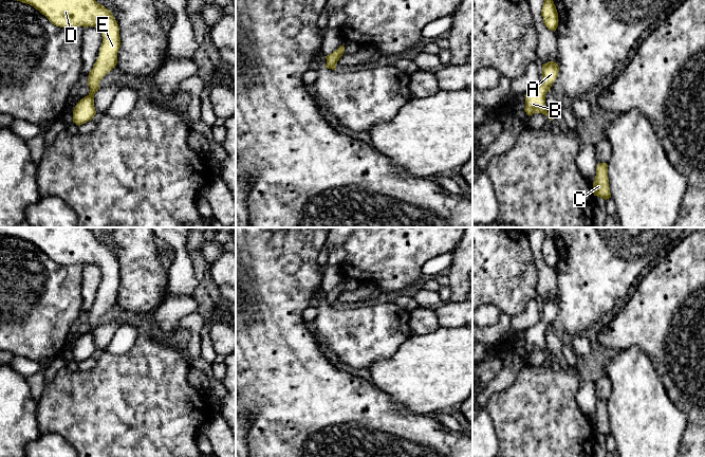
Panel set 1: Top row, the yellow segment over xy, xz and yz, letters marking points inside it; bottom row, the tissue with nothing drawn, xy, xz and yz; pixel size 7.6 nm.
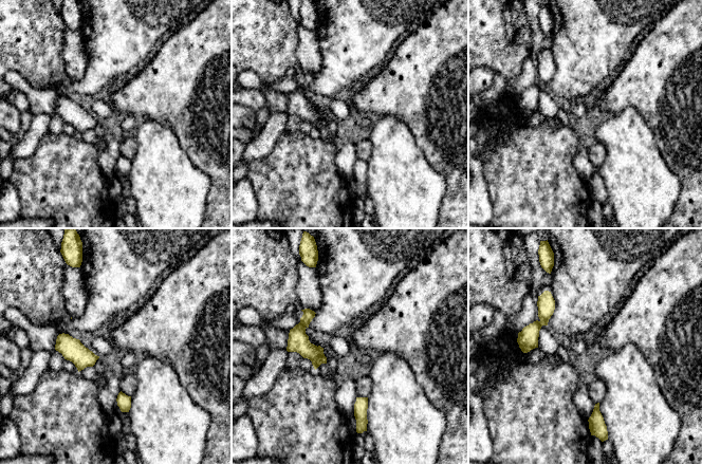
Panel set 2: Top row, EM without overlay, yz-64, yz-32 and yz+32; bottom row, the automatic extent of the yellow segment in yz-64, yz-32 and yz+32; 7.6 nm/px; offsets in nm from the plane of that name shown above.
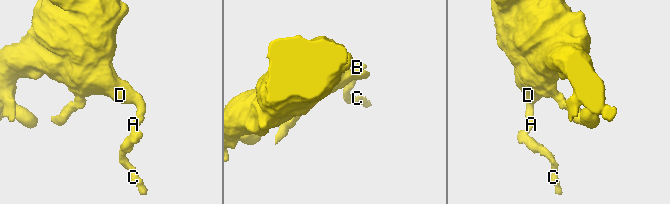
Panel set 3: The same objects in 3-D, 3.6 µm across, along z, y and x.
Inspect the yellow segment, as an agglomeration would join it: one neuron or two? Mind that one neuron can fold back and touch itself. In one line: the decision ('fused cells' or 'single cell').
single cell

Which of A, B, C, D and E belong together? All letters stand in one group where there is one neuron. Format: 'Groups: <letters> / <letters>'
Groups: A B C D E

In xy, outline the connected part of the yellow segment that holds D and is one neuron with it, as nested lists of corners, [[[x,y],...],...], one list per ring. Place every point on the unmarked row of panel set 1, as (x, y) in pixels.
[[[0,227],[0,236],[30,241],[56,263],[95,263],[100,268],[99,293],[88,315],[90,329],[73,347],[76,362],[91,358],[96,351],[94,331],[103,314],[115,305],[120,285],[119,264],[111,248],[97,240],[89,227]]]

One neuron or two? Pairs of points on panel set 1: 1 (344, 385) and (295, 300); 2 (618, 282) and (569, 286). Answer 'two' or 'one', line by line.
1: one
2: one

